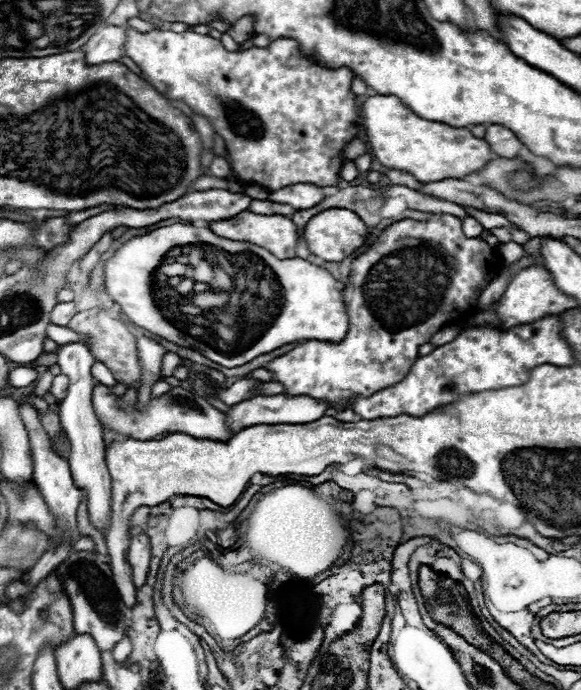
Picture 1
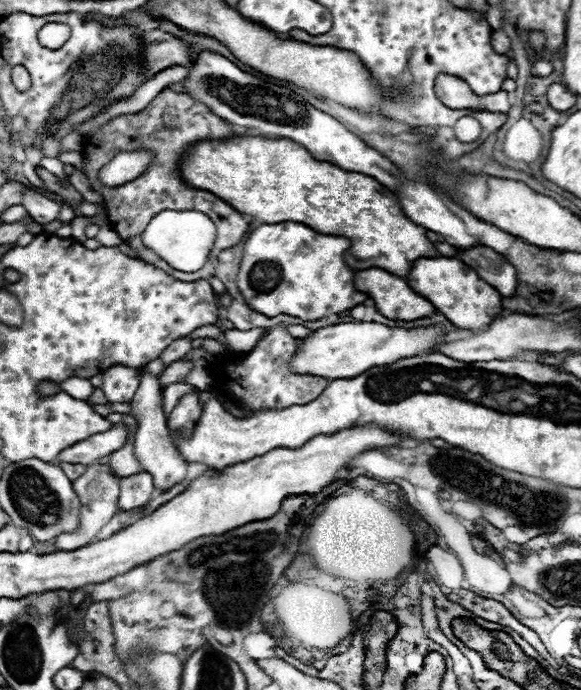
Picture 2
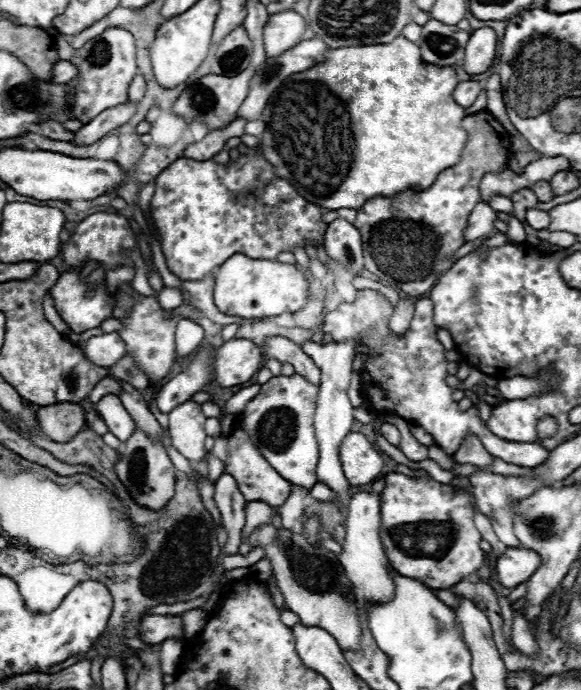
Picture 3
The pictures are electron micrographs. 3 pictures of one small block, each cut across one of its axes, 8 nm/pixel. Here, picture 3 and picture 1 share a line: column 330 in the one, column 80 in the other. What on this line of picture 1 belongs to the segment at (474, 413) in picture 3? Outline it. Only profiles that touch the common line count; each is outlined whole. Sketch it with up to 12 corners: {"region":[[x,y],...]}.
{"region":[[102,308],[74,314],[86,338],[116,382],[140,388],[136,336]]}

